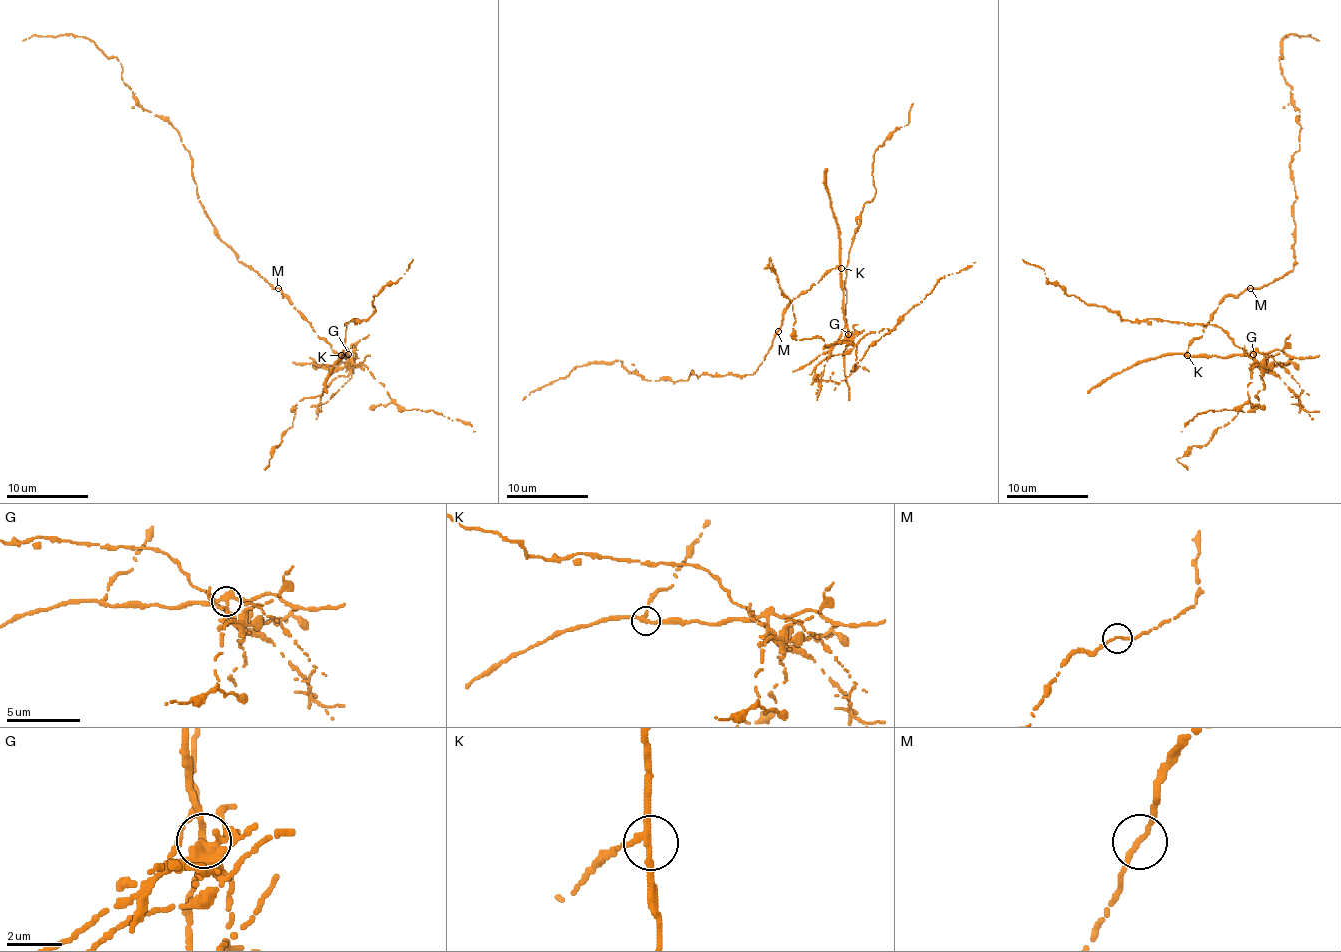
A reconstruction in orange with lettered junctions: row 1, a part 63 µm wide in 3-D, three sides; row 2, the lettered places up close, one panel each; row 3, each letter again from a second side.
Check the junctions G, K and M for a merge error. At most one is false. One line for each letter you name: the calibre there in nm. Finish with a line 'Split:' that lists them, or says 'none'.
G: calibre 300 nm
Split: G

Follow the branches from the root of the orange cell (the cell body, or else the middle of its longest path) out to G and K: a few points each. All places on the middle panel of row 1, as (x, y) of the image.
G: (778, 329), (782, 325), (784, 308), (832, 268), (839, 268), (843, 313), (849, 335)
K: (778, 329), (782, 325), (784, 308), (794, 298), (804, 294), (832, 268), (841, 268)

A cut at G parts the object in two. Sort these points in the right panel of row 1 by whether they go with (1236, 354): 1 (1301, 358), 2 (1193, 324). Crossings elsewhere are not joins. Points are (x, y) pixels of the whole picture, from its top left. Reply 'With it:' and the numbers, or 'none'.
With it: 1

